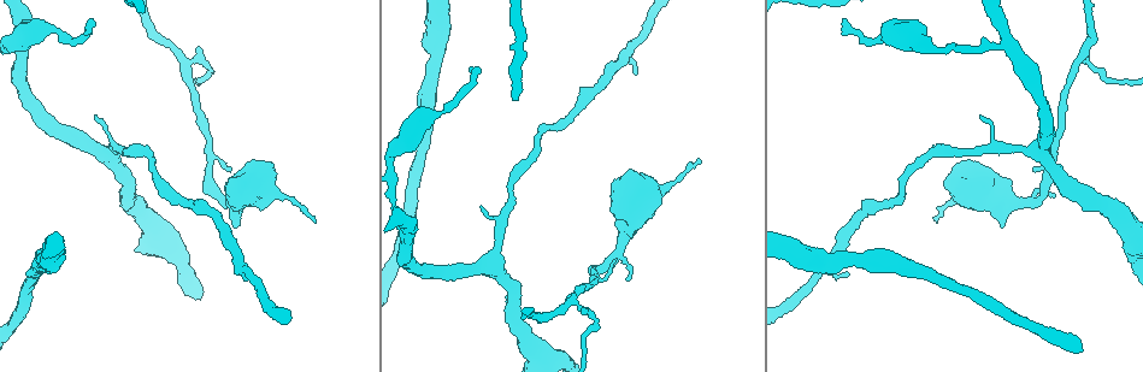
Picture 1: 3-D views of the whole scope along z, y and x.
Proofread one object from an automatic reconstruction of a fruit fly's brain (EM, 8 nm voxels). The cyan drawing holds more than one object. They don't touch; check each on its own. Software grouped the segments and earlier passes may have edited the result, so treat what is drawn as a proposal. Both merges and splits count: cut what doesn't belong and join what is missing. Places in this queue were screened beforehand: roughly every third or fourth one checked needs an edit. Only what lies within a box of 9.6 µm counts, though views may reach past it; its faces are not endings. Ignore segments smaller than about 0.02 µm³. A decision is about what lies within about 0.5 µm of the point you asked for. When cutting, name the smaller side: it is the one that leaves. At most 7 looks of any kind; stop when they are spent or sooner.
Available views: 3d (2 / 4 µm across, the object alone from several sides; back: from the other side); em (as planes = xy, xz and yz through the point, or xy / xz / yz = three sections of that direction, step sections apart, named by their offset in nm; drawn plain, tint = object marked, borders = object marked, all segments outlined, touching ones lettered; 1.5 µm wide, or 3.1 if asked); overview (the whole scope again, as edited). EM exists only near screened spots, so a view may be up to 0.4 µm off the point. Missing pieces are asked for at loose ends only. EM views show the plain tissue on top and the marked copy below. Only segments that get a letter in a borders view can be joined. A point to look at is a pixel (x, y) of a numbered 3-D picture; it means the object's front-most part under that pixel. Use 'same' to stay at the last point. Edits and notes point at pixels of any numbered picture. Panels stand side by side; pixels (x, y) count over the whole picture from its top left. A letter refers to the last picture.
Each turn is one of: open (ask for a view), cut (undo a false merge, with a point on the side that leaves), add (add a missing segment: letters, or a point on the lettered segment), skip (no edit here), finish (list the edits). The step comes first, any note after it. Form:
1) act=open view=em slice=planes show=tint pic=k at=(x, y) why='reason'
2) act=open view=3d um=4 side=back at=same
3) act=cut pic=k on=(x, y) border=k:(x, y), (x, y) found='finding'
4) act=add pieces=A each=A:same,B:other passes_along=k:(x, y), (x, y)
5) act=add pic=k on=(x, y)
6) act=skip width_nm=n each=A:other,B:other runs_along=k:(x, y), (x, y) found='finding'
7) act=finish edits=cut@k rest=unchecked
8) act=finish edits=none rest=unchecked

act=open view=em slice=planes show=tint pic=1 at=(699, 163) why='free end'

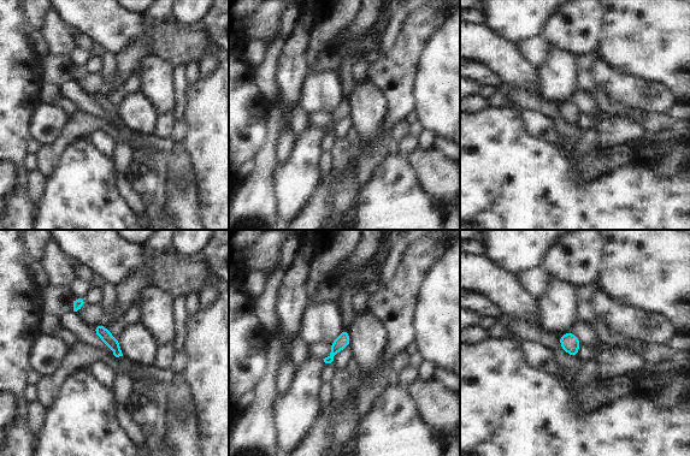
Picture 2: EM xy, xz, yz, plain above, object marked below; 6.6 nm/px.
act=open view=em slice=planes show=borders at=same

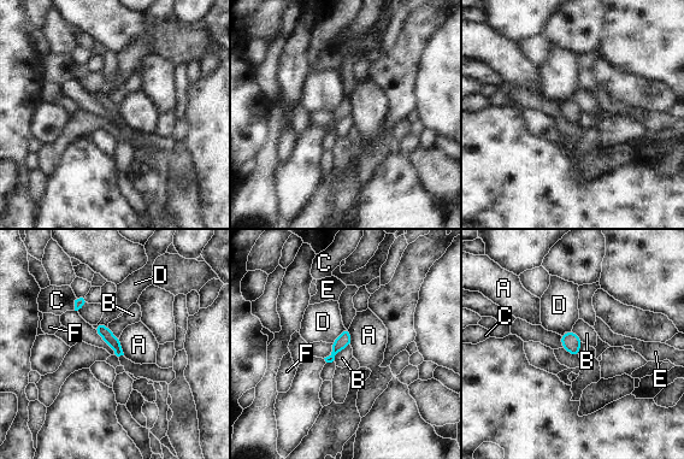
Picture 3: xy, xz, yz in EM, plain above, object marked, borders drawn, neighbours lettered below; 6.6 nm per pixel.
act=skip longest_contact=B:150nm each=A:other,B:other,C:other,D:other,E:other,F:other border=3:(348, 328), (351, 345) found='no lettered segment goes on from it'

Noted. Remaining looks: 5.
act=open view=em slice=yz step=8 show=borders pic=1 at=(1011, 48) why='a fork'

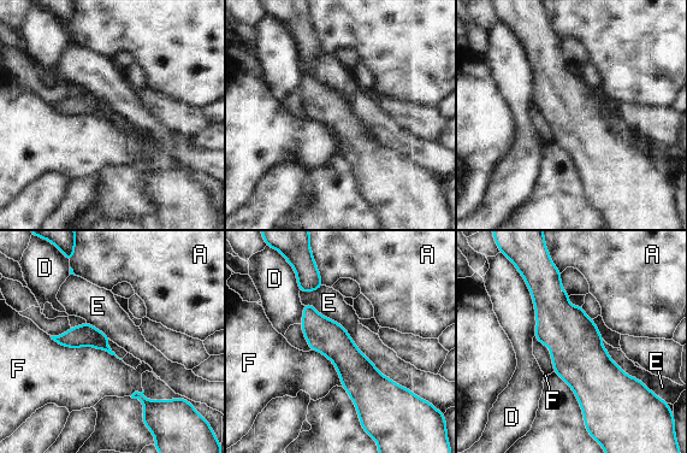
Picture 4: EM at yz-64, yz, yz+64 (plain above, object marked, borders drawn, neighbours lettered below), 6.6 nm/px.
act=skip each=A:other,D:other,E:other,F:other runs_along=4:(550, 277), (593, 415) found='continuous, no second neuron'

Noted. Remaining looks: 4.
act=open view=3d um=4 pic=1 at=(476, 69) why='end of a long branch'

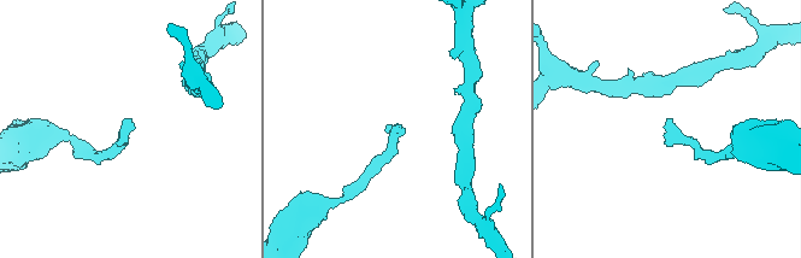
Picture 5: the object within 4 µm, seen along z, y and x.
act=open view=em slice=planes show=borders pic=5 at=(128, 118)

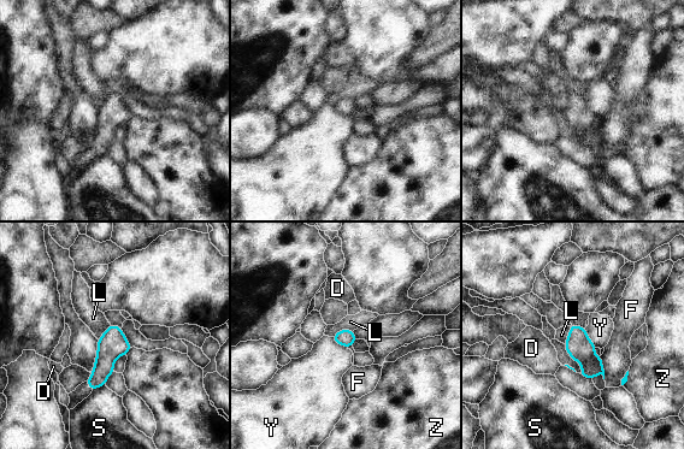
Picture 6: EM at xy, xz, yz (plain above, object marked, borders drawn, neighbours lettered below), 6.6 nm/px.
act=skip width_nm=110 each=D:other,F:other,L:other,S:other,Y:other,Z:other border=6:(584, 329), (588, 338), (596, 347) found='no lettered segment goes on from it'

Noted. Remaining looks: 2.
act=finish edits=none rest=unchecked

